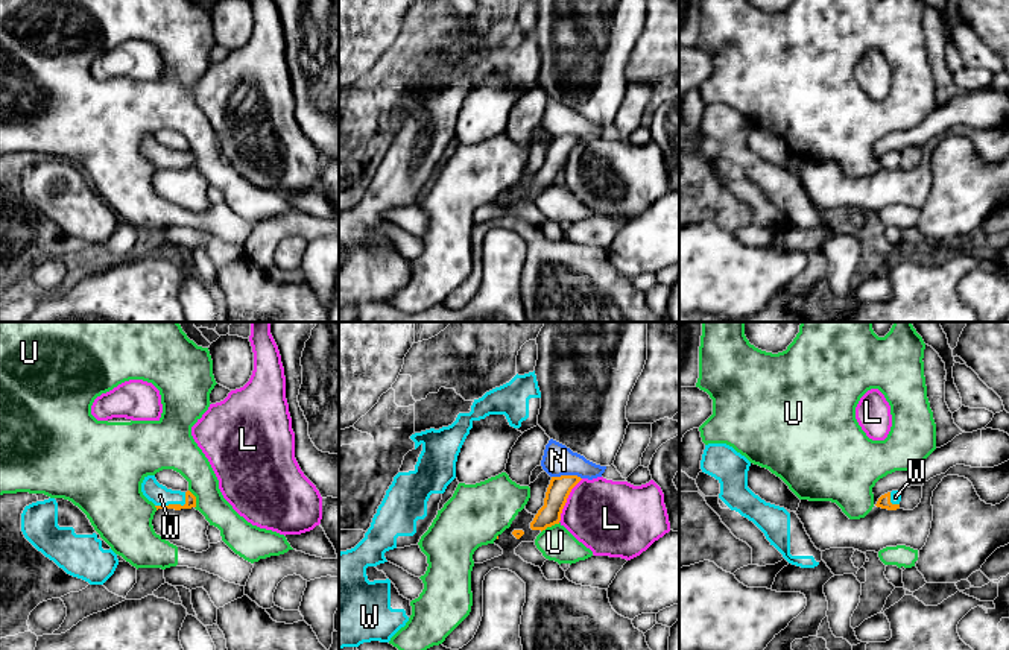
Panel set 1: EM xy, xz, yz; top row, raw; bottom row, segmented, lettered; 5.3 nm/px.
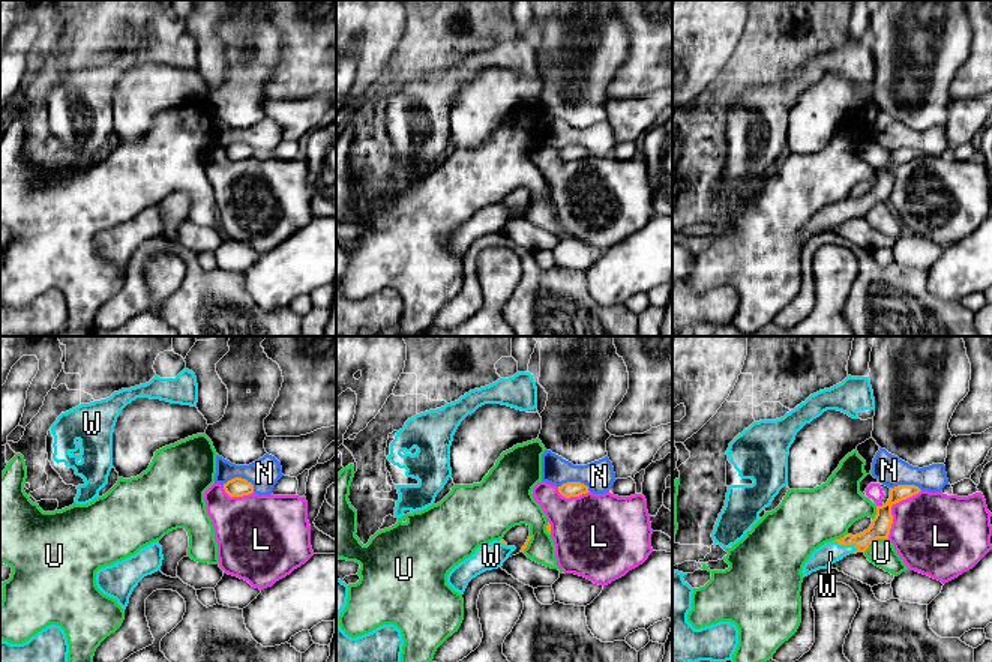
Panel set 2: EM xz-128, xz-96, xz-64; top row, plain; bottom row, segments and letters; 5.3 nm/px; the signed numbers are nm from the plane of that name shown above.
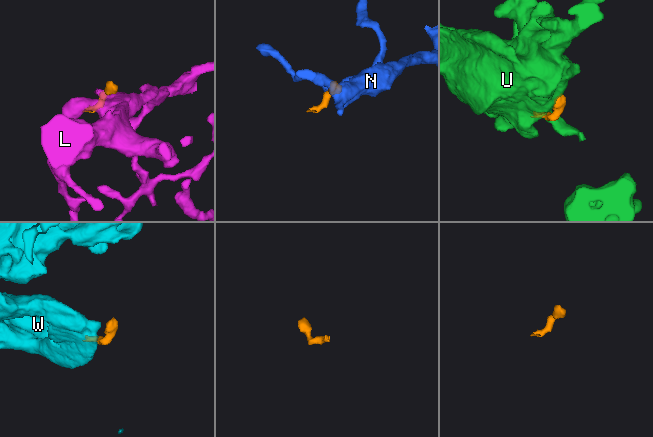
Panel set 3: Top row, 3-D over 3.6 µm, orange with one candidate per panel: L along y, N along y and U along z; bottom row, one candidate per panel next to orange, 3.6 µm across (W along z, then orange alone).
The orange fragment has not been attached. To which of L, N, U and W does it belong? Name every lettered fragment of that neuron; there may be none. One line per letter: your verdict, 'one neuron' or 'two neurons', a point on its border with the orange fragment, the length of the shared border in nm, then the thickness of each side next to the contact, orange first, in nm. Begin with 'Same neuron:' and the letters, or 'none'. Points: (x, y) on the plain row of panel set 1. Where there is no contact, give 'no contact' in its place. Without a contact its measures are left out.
Same neuron: W
L: two neurons; contact xz (566, 160); length 260 nm; calibres 120 and 380 nm
N: two neurons; contact xz (567, 135); length 160 nm; calibres 120 and 160 nm
U: two neurons; contact xz (550, 186); length 120 nm; calibres 120 and 180 nm
W: one neuron; contact xy (175, 164); length 180 nm; calibres 60 and 110 nm

